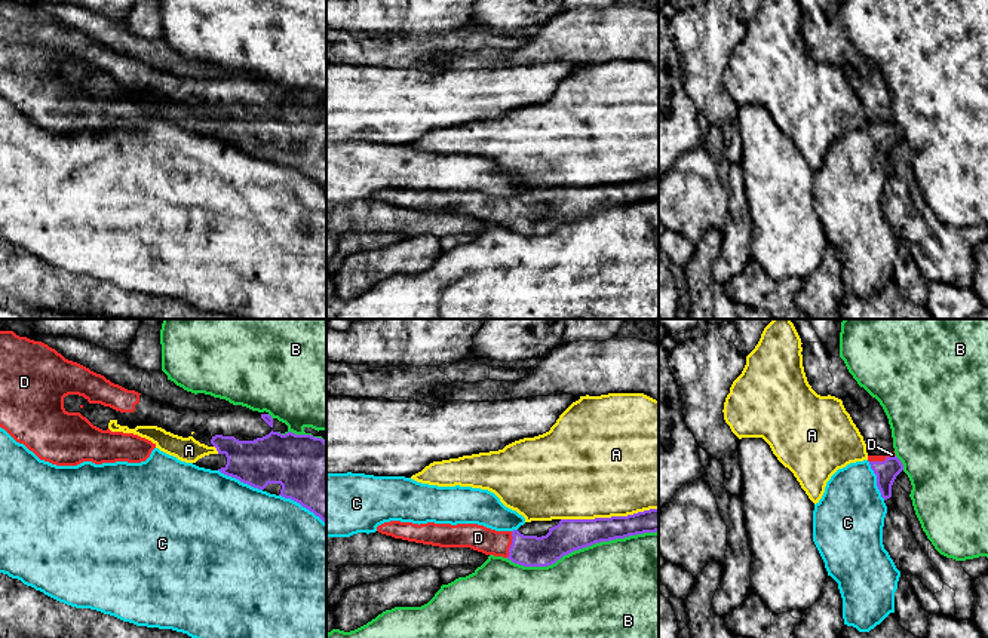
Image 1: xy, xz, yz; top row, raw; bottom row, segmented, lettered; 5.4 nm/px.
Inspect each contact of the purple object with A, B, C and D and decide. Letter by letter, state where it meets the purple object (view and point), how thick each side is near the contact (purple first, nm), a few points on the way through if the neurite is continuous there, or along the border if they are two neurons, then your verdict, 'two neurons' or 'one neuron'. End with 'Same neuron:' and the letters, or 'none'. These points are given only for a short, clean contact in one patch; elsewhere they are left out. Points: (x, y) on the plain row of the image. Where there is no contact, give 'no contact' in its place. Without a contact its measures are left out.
A: contact xz (608, 186); calibres 180 and 480 nm; two neurons
B: contact xz (582, 215); calibres 180 and 500 nm; two neurons
C: contact xy (303, 174); calibres 380 and 500 nm; two neurons
D: contact yz (881, 129); calibres 120 and 30 nm; way yz (886, 138), (881, 129), (892, 122); one neuron
Same neuron: D

